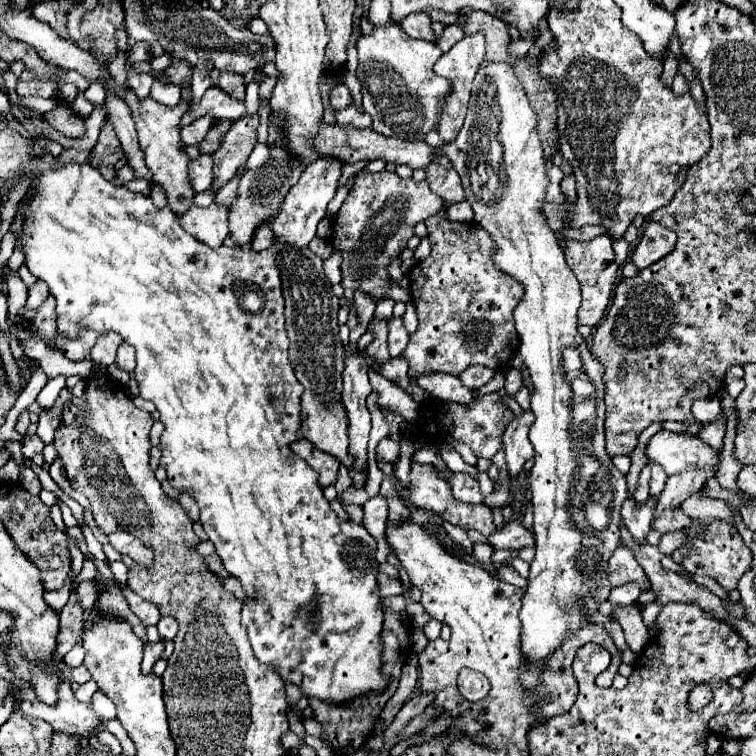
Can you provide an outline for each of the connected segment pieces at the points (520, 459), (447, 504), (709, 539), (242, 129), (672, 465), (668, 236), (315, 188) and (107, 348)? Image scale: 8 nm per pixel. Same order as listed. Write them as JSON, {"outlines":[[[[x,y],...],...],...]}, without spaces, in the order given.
{"outlines":[[[[524,410],[522,414],[514,416],[512,422],[506,426],[506,432],[502,436],[504,440],[504,450],[506,450],[506,462],[508,462],[508,472],[512,476],[518,476],[524,462],[534,456],[532,444],[528,440],[528,430],[532,424],[534,416],[530,410]]],[[[412,464],[412,472],[410,472],[410,480],[412,480],[412,486],[410,490],[406,492],[408,500],[420,508],[428,508],[428,510],[434,510],[438,512],[444,520],[452,522],[452,524],[458,524],[460,528],[468,530],[468,528],[476,528],[478,532],[482,532],[484,536],[490,536],[496,526],[492,524],[492,510],[484,504],[466,504],[466,502],[460,502],[452,496],[448,484],[444,480],[438,478],[436,470],[432,468],[432,464]]],[[[712,522],[708,526],[708,530],[698,540],[690,540],[688,538],[686,544],[690,548],[690,554],[686,556],[686,560],[682,562],[682,566],[688,572],[712,576],[726,590],[734,590],[736,588],[738,578],[750,568],[750,562],[752,562],[752,552],[744,546],[738,530],[734,526],[730,526],[727,522]]],[[[246,116],[232,124],[222,146],[214,152],[214,174],[216,180],[212,190],[218,190],[226,180],[234,176],[234,172],[248,160],[252,148],[256,146],[256,130],[260,126],[260,116]]],[[[668,430],[656,432],[646,446],[650,460],[660,464],[666,474],[680,474],[688,468],[718,470],[718,452],[696,436],[674,434]]],[[[650,220],[642,232],[638,246],[634,248],[632,262],[636,264],[636,268],[646,268],[646,266],[654,264],[656,260],[664,258],[666,254],[670,254],[674,250],[676,240],[677,236],[672,230]]],[[[320,158],[320,160],[312,162],[310,166],[306,166],[300,180],[282,198],[280,210],[278,210],[276,218],[272,220],[274,234],[276,234],[276,240],[280,242],[280,246],[282,244],[306,246],[316,236],[316,226],[324,218],[326,206],[336,194],[336,182],[340,178],[340,168],[342,168],[340,160],[328,160],[328,158]]],[[[108,332],[108,334],[102,334],[98,336],[96,344],[92,346],[92,360],[102,366],[102,368],[108,368],[110,364],[114,364],[114,358],[116,358],[116,350],[118,346],[122,344],[122,336],[116,334],[116,332]]]]}

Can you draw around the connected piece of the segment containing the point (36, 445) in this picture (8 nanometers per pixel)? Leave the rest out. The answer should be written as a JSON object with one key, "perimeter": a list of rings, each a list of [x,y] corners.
{"perimeter":[[[37,435],[25,436],[24,443],[21,447],[21,452],[24,458],[32,458],[37,453],[41,453],[44,448],[44,443]]]}

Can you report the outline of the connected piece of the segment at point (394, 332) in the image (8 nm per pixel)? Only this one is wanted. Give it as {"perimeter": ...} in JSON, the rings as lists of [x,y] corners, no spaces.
{"perimeter":[[[392,318],[390,324],[388,324],[388,346],[390,346],[390,356],[396,358],[402,354],[402,350],[406,348],[408,344],[408,330],[404,328],[404,322],[402,318]]]}

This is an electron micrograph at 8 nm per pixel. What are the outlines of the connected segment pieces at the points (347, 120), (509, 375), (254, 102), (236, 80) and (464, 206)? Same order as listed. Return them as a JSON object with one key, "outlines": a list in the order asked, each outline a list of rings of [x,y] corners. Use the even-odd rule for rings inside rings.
{"outlines":[[[[352,102],[348,108],[336,112],[336,122],[344,128],[370,128],[372,118],[366,112],[360,112]]],[[[510,368],[510,370],[506,372],[506,384],[504,384],[506,392],[508,392],[510,396],[514,396],[514,394],[518,392],[520,386],[522,386],[522,374],[520,374],[520,368]]],[[[252,80],[252,82],[246,84],[246,108],[248,108],[248,114],[258,112],[258,106],[260,106],[260,100],[258,100],[258,82]]],[[[220,72],[218,86],[236,98],[244,98],[244,80],[232,72]]],[[[466,200],[451,205],[446,214],[451,221],[471,222],[474,218],[472,207]]]]}

